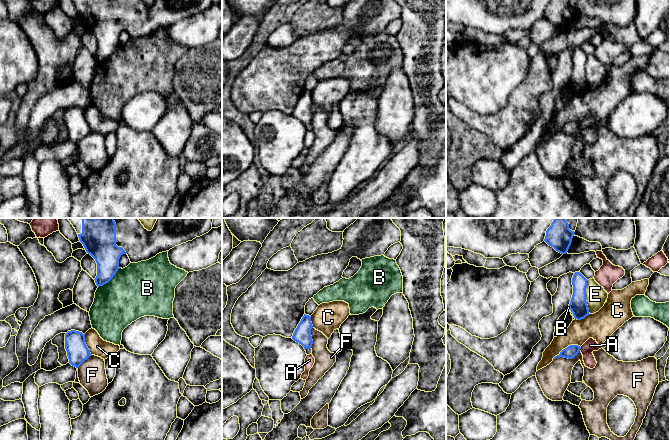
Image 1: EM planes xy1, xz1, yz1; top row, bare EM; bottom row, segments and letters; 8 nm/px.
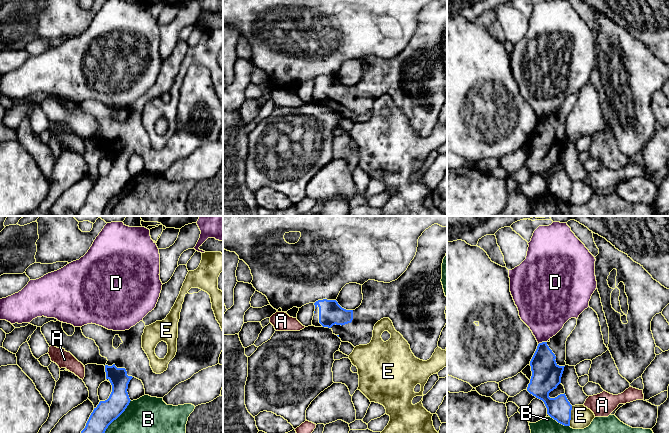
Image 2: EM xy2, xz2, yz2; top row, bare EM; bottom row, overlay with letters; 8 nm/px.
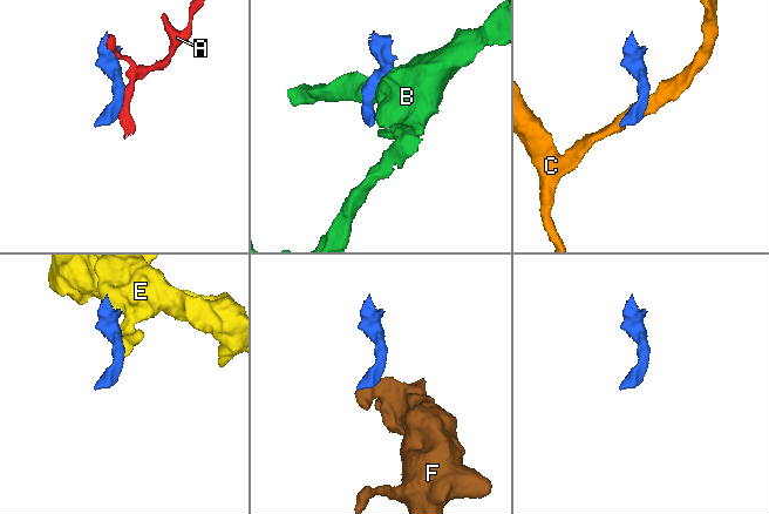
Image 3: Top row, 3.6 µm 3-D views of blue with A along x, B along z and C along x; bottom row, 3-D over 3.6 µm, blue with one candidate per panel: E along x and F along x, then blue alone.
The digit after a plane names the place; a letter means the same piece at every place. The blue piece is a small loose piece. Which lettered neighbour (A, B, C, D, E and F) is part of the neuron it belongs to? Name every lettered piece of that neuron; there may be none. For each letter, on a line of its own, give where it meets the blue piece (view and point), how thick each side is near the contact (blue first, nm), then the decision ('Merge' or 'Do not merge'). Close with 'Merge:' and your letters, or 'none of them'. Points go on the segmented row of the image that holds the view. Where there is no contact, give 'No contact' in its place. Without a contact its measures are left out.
A: Touches blue at yz1 (580, 348). Thickness 100 nm (blue) against 100 nm. Do not merge
B: Touches blue at xy2 (118, 416). Thickness 180 nm (blue) against 300 nm. Do not merge
C: Touches blue at yz1 (567, 347). Thickness 100 nm (blue) against 190 nm. Do not merge
D: Touches blue at yz2 (542, 342). Thickness 220 nm (blue) against 360 nm. Do not merge
E: Touches blue at yz1 (585, 296). Thickness 140 nm (blue) against 170 nm. Do not merge
F: Touches blue at yz1 (566, 357). Thickness 100 nm (blue) against 260 nm. Do not merge
Merge: none of them

